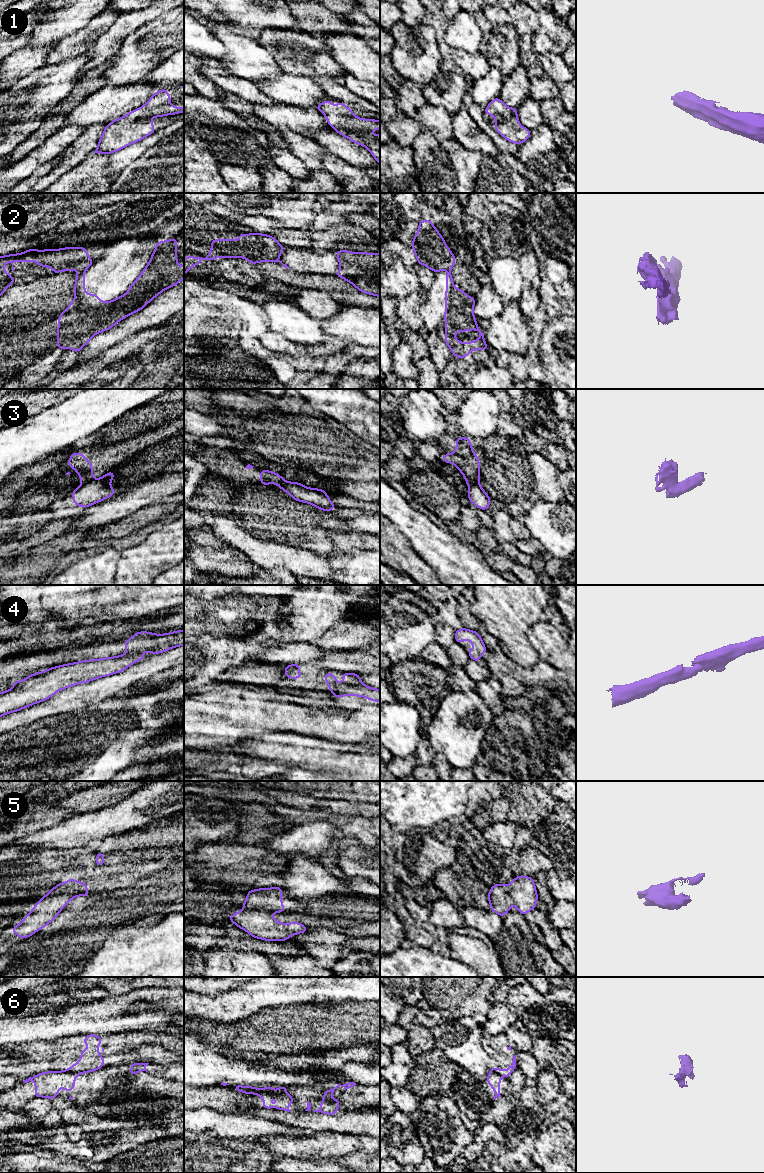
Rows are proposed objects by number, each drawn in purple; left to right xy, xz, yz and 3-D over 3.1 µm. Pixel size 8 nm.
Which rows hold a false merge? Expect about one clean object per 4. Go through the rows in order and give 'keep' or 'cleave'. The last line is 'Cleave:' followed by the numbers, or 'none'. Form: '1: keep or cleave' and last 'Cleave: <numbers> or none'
1: keep
2: cleave
3: cleave
4: keep
5: keep
6: cleave
Cleave: 2, 3, 6

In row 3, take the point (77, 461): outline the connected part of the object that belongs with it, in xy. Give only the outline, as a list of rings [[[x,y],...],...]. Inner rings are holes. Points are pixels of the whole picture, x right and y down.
[[[73,453],[67,465],[77,470],[75,474],[80,475],[82,485],[93,480],[92,462],[87,460],[82,453]]]

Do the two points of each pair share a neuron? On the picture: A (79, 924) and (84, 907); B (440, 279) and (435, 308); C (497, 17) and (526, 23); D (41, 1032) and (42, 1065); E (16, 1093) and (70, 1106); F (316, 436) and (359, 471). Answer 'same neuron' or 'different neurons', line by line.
A: different neurons
B: same neuron
C: same neuron
D: different neurons
E: different neurons
F: same neuron

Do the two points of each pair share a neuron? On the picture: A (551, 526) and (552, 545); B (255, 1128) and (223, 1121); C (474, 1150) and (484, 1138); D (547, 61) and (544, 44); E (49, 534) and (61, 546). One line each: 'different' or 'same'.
A: same
B: same
C: same
D: different
E: different

